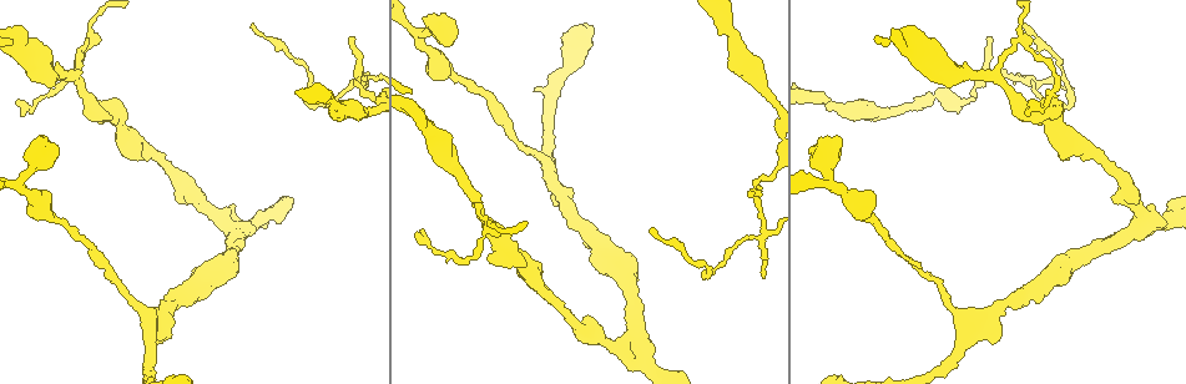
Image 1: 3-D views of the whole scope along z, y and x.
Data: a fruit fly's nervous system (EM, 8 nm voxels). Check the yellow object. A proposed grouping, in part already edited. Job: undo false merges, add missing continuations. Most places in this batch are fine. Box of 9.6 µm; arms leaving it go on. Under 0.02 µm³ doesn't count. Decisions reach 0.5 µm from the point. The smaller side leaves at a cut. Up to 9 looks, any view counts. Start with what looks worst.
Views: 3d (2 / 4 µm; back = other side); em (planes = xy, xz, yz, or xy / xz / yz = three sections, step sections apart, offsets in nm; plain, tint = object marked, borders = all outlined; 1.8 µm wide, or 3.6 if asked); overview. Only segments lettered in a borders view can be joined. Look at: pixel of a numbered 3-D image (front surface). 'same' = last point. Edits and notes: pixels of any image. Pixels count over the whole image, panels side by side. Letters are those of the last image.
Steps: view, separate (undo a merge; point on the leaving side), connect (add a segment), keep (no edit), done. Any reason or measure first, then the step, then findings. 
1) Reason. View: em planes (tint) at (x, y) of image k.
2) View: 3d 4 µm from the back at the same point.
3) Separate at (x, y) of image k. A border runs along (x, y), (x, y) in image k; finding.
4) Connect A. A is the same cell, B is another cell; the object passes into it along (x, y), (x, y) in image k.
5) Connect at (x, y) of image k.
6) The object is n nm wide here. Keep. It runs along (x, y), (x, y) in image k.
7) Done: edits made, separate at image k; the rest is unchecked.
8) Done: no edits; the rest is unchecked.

Thin end. View: 3d 2 µm at (249, 26) of image 1.

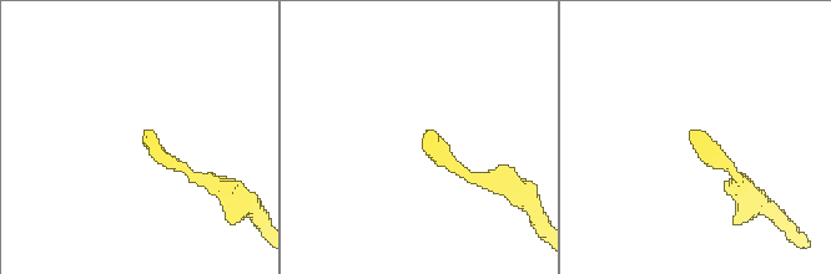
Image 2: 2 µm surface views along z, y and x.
Shape alone is not enough. View: em planes (borders) at (693, 130) of image 2.

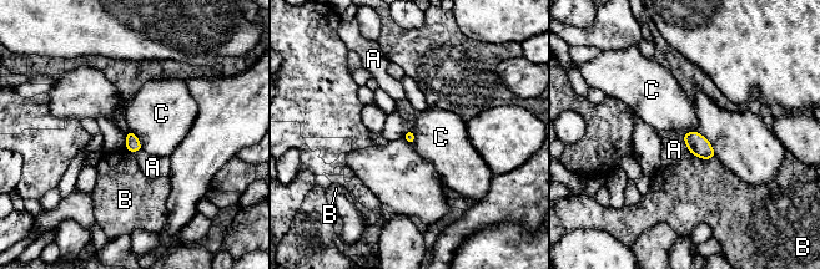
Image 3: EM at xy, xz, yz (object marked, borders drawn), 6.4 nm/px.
Keep. A, B and C are other cells; a border runs along (129, 131), (136, 136), (142, 148) in image 3; none of them fits.

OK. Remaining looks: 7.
View: 3d 2 µm from the back at (1029, 114) of image 1.

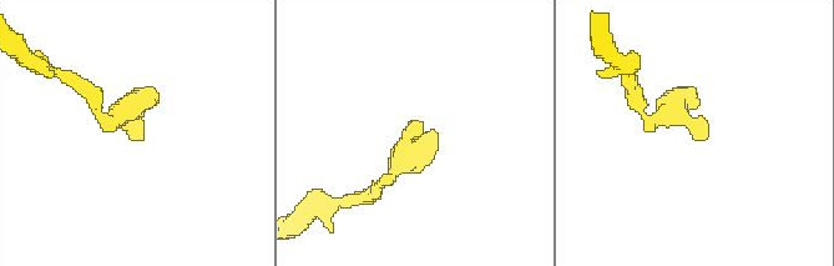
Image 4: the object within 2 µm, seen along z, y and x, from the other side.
Shape alone is not enough. View: em xz step 8 (borders) at (420, 129) of image 4.

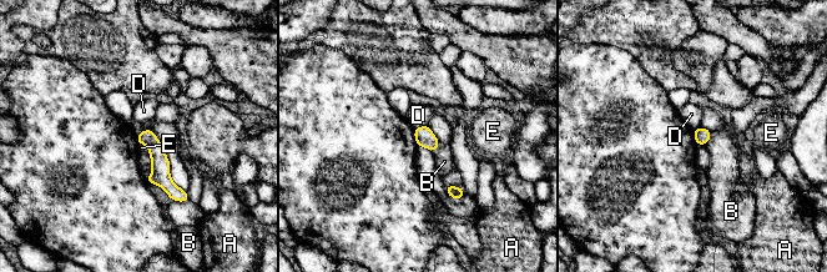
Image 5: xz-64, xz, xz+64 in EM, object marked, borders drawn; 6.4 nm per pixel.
Cut it another way. View: em planes (borders) at the same point.

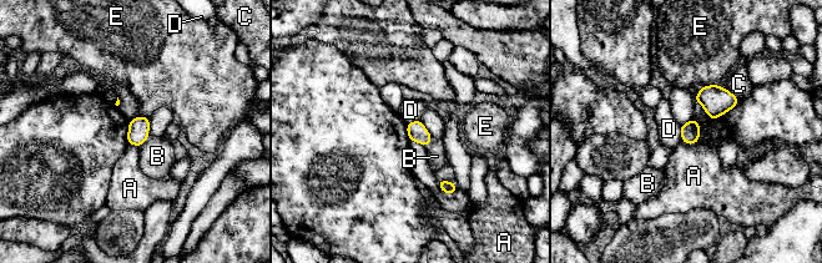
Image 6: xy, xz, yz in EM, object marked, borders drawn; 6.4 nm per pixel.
Keep. A, B, C, D and E are other cells; no lettered segment goes on from it.

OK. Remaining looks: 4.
Looks like a crossing. View: 3d 2 µm at (968, 328) of image 1.

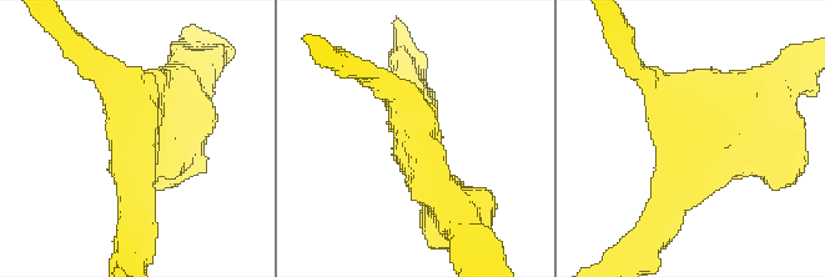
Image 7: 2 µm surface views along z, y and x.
4 arms meet here; now the EM. View: em 3.6 µm yz step 4 (tint) at (699, 141) of image 7.

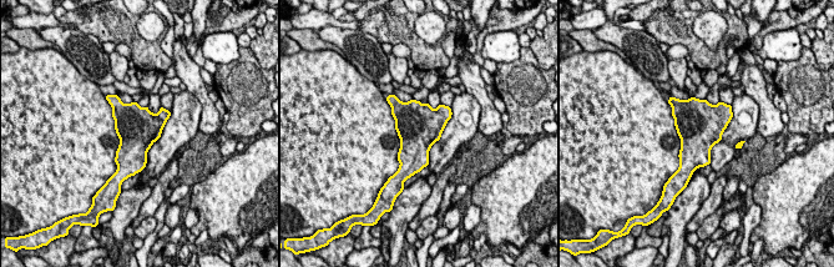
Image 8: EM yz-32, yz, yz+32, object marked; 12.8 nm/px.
Cut it another way. View: em 3.6 µm planes (borders) at the same point.

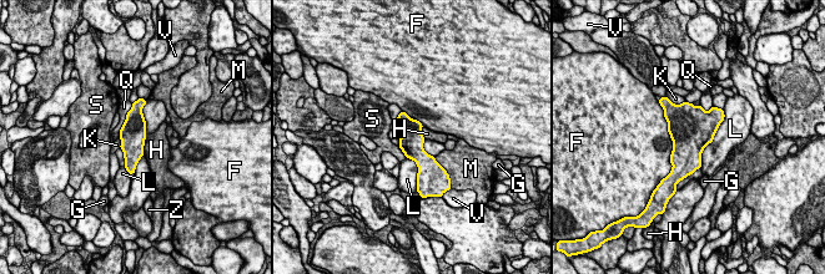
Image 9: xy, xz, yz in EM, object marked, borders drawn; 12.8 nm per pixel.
The longest contact is with F, 900 nm. Keep. F, G, H, K, L, M, Q, S, V and Z are other cells; a border runs along (146, 135), (142, 153) in image 9; all the same neuron.

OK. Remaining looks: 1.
Done: no edits; the rest is unchecked.

